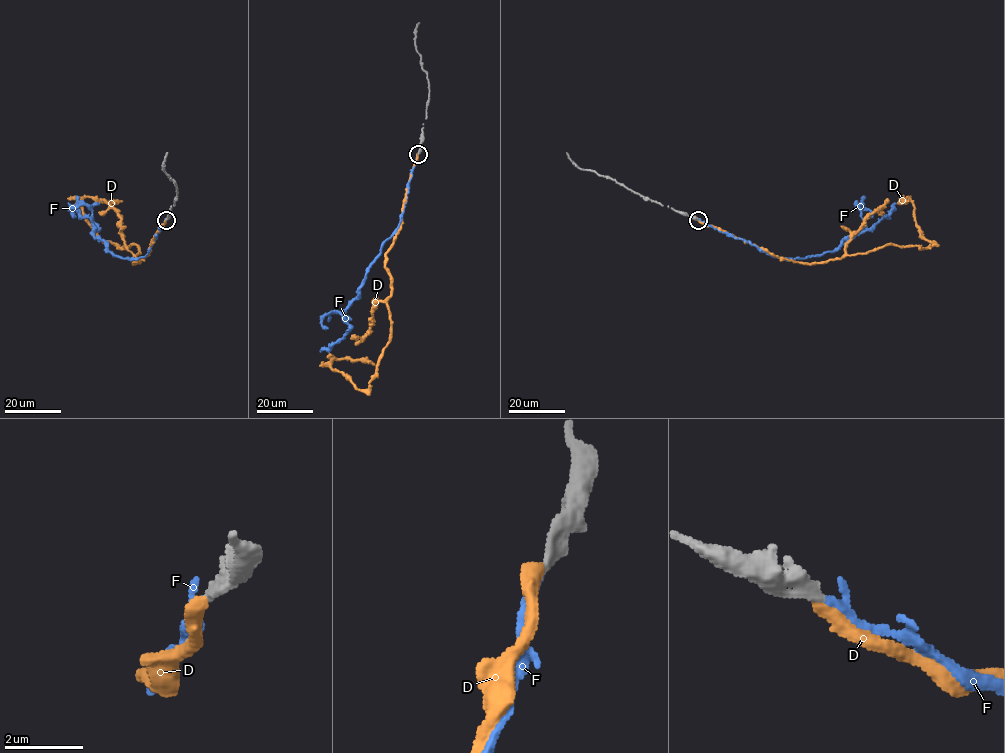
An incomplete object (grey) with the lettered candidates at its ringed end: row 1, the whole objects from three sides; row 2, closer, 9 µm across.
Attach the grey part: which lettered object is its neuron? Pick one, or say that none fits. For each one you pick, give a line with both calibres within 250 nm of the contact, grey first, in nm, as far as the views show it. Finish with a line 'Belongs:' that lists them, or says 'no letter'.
F: 340/240 nm
Belongs: F

